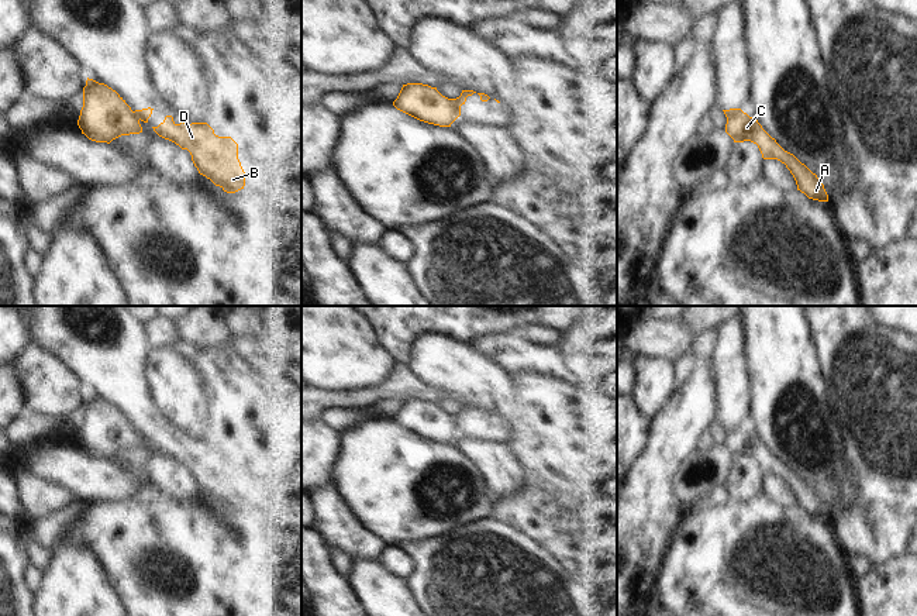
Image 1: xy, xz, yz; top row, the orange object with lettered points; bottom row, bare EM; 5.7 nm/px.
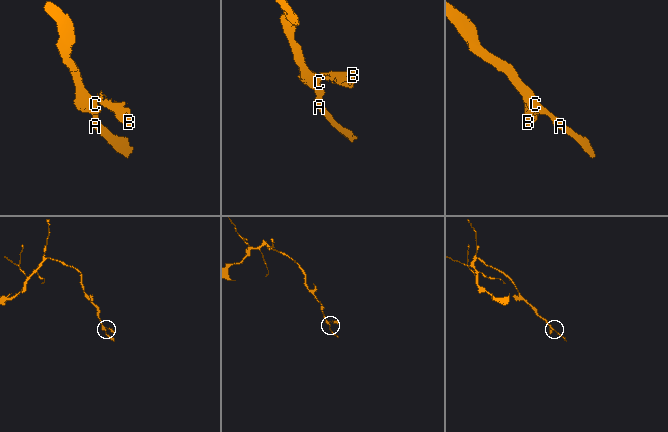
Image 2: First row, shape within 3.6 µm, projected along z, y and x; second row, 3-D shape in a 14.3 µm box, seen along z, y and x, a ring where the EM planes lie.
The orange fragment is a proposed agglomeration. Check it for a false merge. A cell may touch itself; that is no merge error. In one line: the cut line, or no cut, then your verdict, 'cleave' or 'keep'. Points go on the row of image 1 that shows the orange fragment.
xz (451, 99), (452, 109), (458, 116) | cleave

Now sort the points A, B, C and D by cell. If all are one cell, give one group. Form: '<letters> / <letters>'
A C / B D

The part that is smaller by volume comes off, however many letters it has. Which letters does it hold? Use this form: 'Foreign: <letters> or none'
Foreign: B, D

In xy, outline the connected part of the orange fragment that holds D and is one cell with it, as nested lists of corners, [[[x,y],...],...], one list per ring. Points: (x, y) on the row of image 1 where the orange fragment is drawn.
[[[166,116],[154,131],[182,149],[187,149],[199,173],[227,193],[245,186],[247,173],[238,159],[238,144],[231,137],[218,137],[207,123],[186,124],[185,117],[176,124]]]

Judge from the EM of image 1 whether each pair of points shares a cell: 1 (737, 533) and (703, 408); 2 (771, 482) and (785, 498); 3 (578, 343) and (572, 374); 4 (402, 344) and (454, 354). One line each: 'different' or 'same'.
1: different
2: same
3: same
4: different

